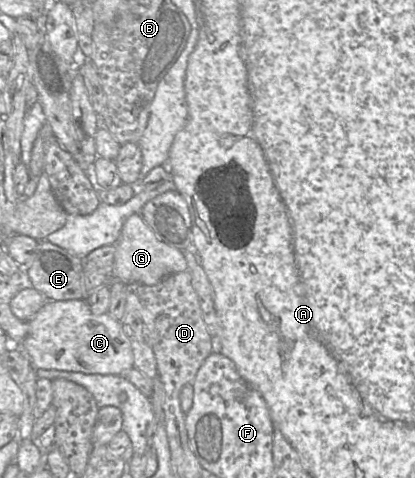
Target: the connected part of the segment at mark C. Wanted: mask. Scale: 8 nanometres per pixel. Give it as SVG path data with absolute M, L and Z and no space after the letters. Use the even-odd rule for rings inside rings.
M84 299L46 301L40 311L27 324L28 333L21 349L35 369L62 370L85 374L124 375L134 368L131 342L121 323L107 313L93 314Z

